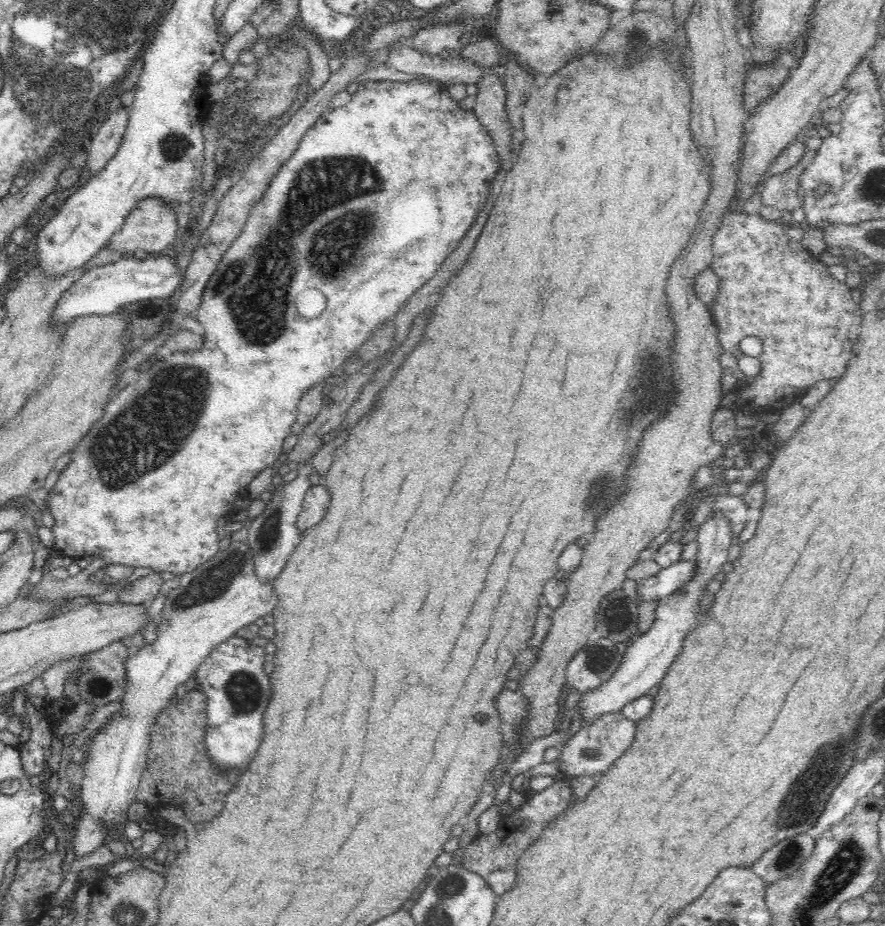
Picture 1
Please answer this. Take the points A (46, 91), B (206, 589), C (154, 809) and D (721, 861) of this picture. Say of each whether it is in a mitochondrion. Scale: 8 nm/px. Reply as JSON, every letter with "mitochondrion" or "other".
{"A":"mitochondrion","B":"mitochondrion","C":"other","D":"other"}

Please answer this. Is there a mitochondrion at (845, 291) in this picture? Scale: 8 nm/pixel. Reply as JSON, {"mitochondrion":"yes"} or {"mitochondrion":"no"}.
{"mitochondrion":"no"}

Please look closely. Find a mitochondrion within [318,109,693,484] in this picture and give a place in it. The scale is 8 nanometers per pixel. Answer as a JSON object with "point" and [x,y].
{"point":[651,369]}

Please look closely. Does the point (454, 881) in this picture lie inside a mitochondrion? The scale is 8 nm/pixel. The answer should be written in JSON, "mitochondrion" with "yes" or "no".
{"mitochondrion":"no"}

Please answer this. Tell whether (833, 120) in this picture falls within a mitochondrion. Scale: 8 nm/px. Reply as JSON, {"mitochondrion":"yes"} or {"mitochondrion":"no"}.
{"mitochondrion":"no"}

